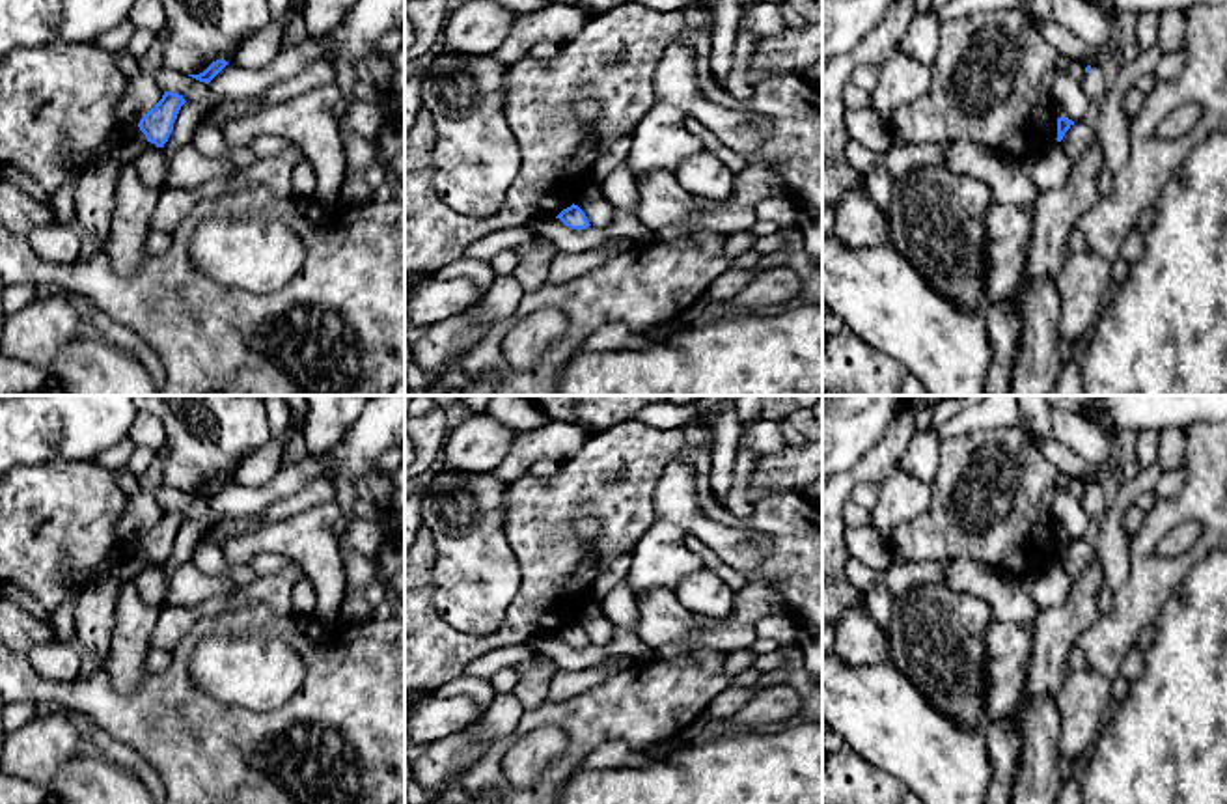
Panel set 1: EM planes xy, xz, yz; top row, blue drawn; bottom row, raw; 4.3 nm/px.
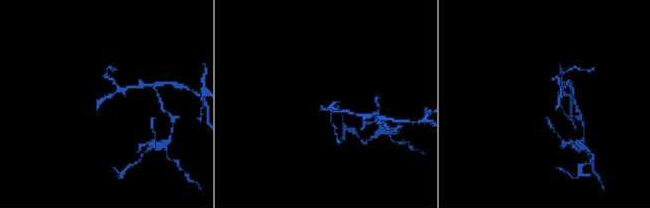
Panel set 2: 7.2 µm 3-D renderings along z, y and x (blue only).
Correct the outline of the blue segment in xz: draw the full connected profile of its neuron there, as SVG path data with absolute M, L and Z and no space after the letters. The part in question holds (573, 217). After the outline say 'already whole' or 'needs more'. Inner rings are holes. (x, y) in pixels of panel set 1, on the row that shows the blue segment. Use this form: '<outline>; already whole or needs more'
M574 203L563 209L556 218L571 229L587 229L591 226L586 213Z; already whole

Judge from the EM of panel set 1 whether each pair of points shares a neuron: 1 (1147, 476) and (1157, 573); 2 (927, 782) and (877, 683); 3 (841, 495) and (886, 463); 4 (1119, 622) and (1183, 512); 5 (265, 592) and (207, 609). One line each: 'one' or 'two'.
1: two
2: one
3: one
4: one
5: one

